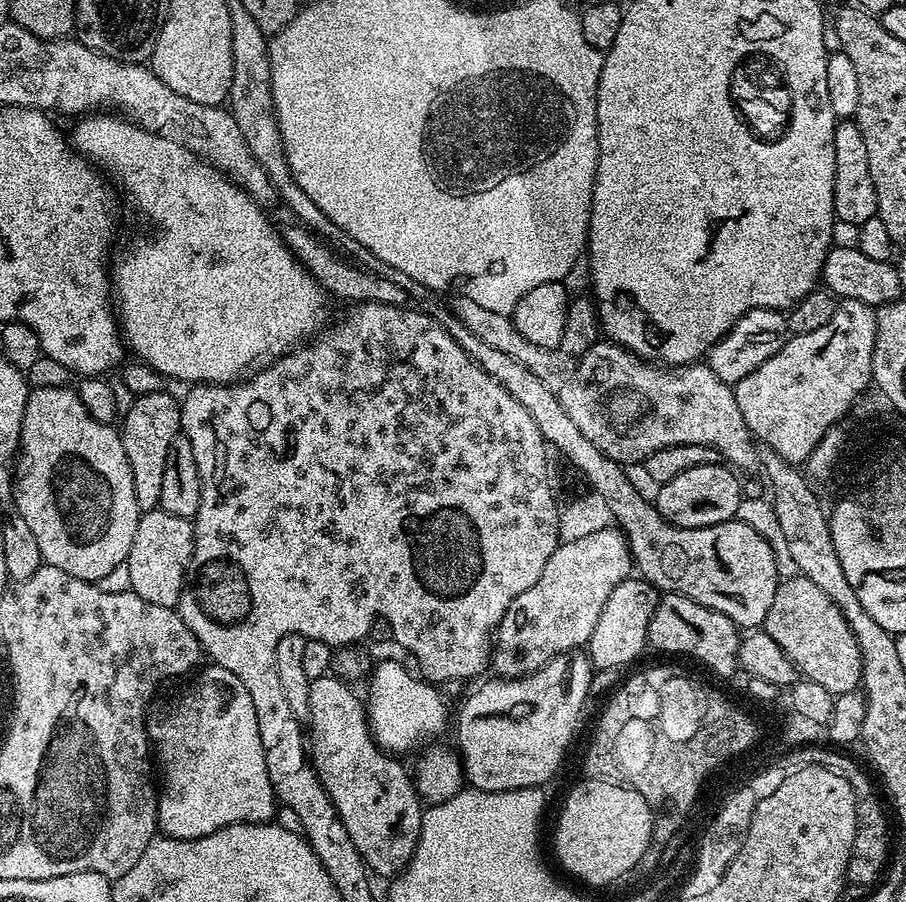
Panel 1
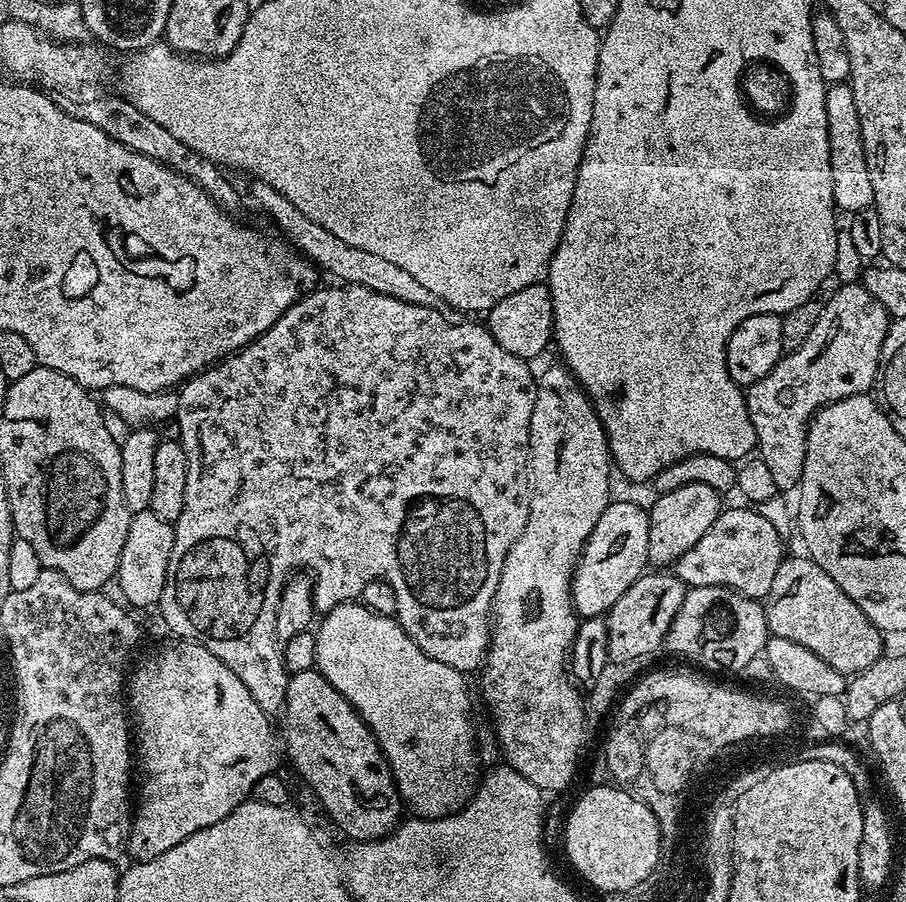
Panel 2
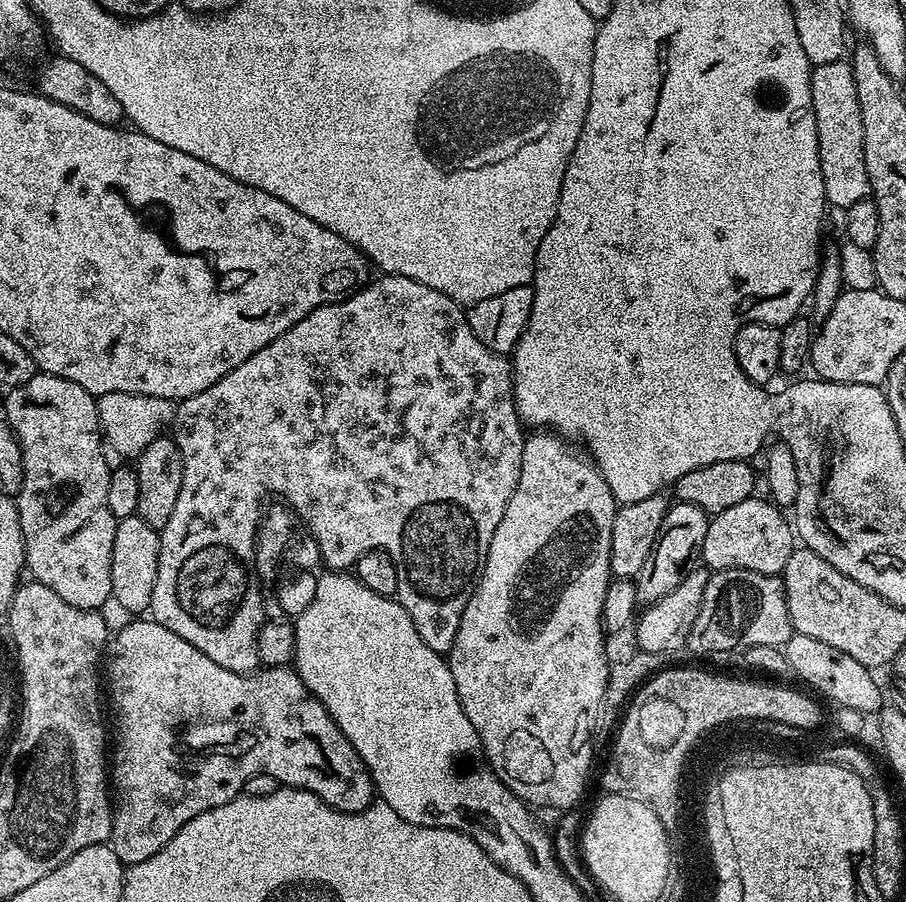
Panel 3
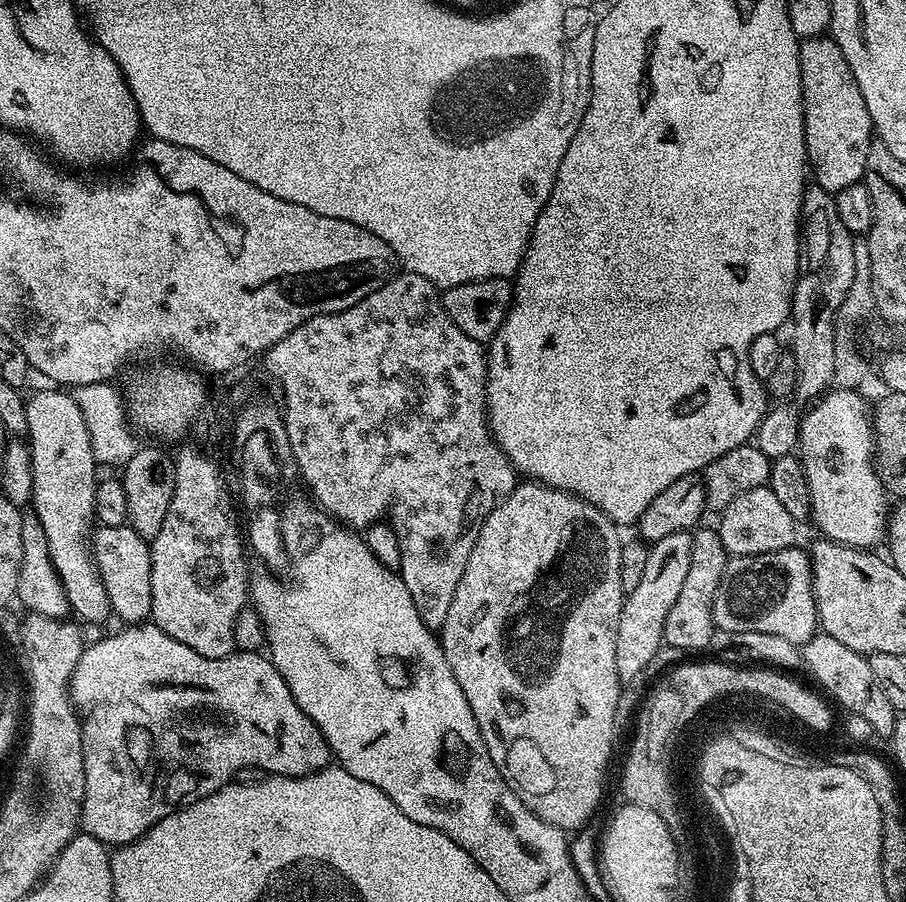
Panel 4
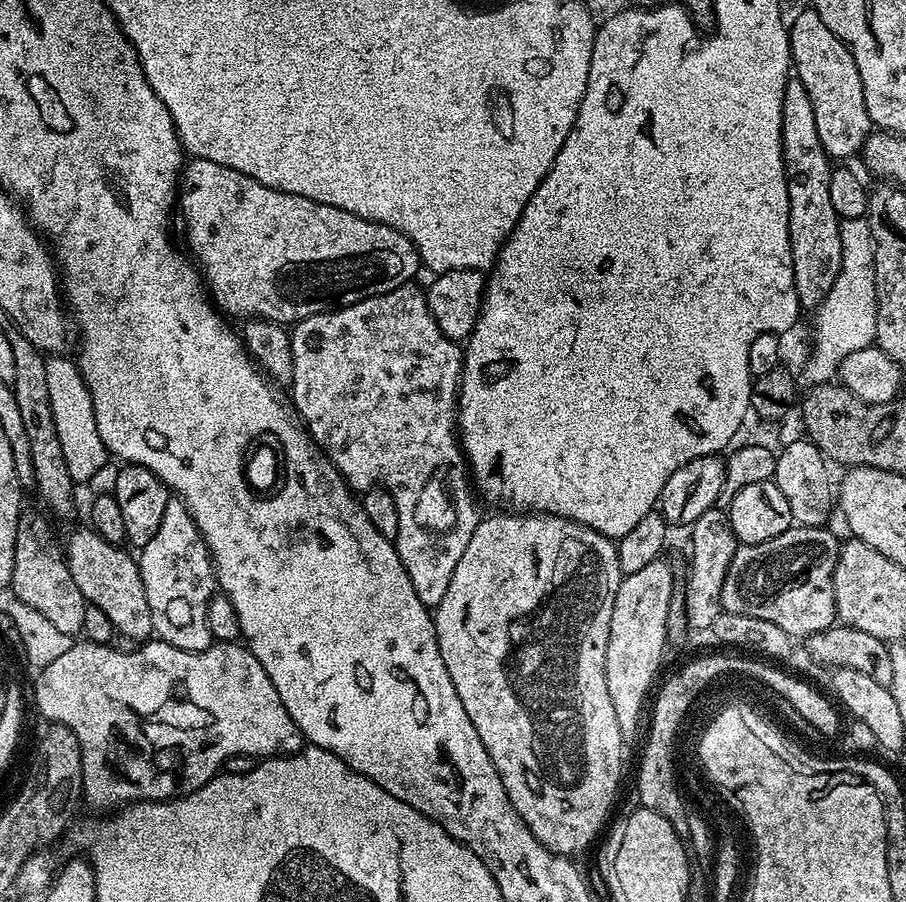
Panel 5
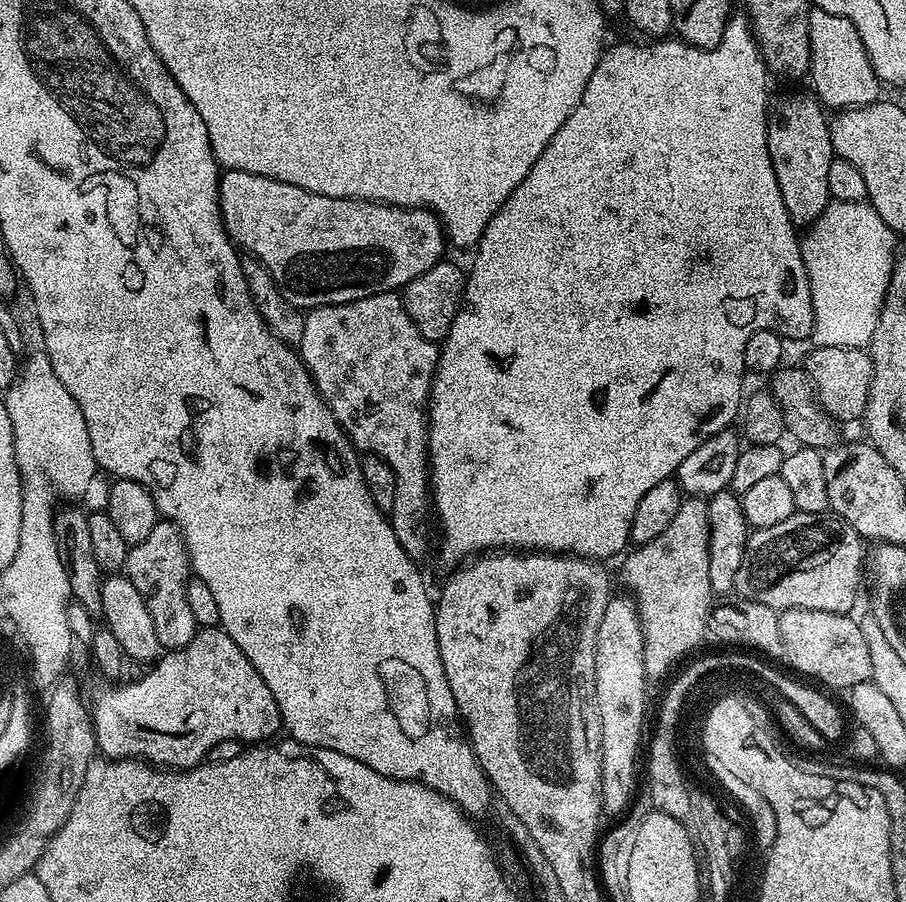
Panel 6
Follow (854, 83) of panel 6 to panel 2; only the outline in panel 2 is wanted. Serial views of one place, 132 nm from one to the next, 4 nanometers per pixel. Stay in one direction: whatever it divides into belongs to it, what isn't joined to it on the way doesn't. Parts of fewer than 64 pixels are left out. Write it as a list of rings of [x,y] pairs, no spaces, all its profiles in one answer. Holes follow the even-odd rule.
[[[851,83],[830,84],[826,88],[826,126],[830,138],[830,170],[834,182],[834,202],[841,213],[851,214],[873,207],[874,186],[866,166],[866,150],[862,142],[862,126],[858,106],[854,106]]]

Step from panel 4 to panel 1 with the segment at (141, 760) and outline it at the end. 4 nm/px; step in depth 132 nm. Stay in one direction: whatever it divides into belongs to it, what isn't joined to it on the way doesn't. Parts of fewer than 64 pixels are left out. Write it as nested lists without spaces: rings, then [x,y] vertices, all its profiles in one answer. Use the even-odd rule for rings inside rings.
[[[204,666],[198,675],[169,708],[153,716],[151,713],[146,720],[158,772],[164,775],[164,788],[162,784],[156,802],[156,827],[170,840],[197,840],[231,824],[258,824],[271,821],[274,816],[274,797],[266,774],[262,738],[258,738],[258,718],[246,686],[225,668]],[[335,674],[311,681],[306,717],[306,724],[310,729],[310,763],[334,802],[340,821],[350,834],[350,842],[354,842],[358,854],[362,854],[364,863],[377,877],[380,875],[395,878],[403,872],[416,849],[420,833],[422,801],[416,794],[416,785],[409,769],[407,772],[396,761],[399,759],[395,755],[389,754],[376,743],[369,727],[365,701],[361,697],[359,700],[352,688],[355,687],[351,683],[345,682]]]

